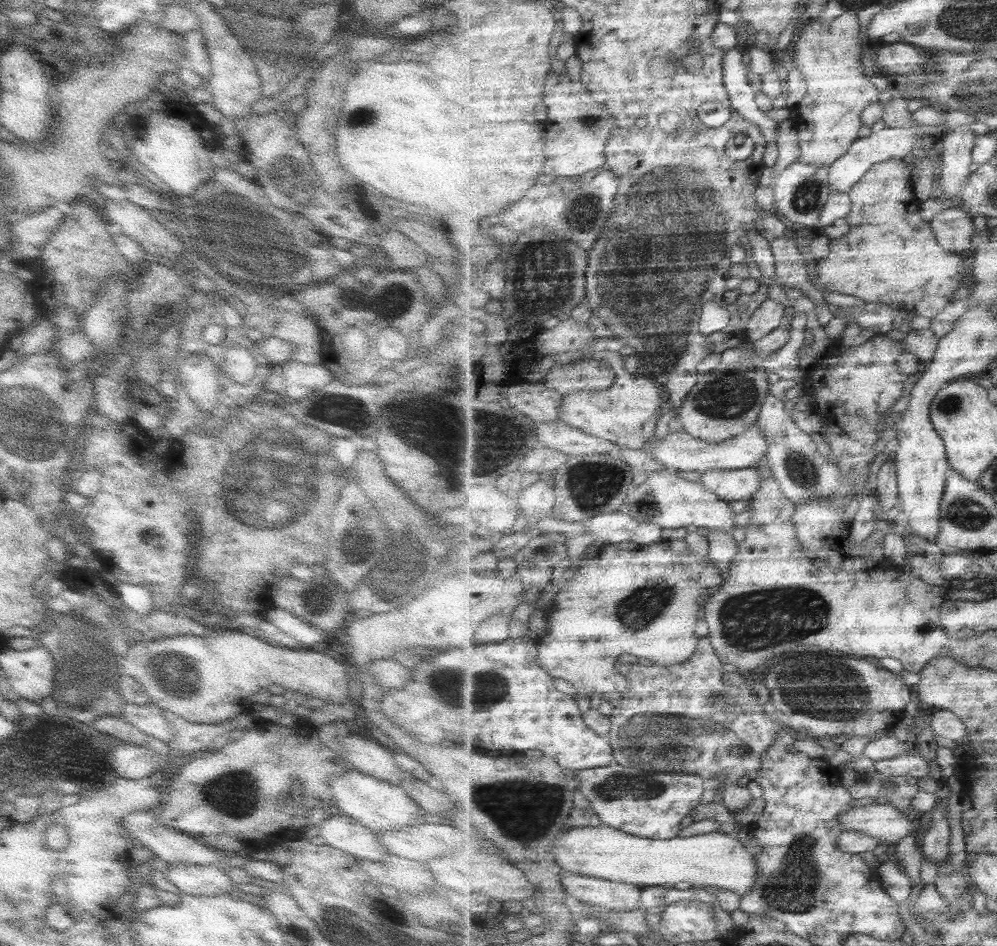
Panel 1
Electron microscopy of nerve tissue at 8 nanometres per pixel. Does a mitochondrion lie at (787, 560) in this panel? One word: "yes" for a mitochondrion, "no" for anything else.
no

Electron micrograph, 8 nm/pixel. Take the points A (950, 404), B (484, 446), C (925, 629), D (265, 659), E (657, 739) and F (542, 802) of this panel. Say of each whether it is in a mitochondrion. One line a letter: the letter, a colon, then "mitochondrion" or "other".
A: mitochondrion
B: mitochondrion
C: other
D: other
E: mitochondrion
F: mitochondrion

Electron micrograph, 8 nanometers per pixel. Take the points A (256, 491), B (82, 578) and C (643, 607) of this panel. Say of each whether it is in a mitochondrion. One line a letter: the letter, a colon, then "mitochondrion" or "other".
A: mitochondrion
B: other
C: mitochondrion

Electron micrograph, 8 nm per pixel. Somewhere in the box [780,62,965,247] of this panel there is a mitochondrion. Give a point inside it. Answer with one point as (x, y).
(806, 196)

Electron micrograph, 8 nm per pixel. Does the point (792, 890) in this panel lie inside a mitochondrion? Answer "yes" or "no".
yes

